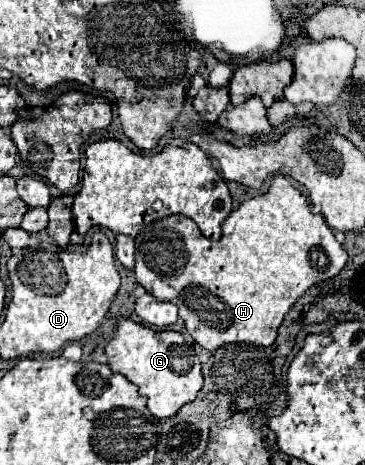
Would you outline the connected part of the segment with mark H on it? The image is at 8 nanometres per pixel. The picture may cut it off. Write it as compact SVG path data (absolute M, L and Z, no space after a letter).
M274 176L272 186L266 194L244 202L238 210L234 210L228 216L228 222L224 222L224 236L216 242L204 238L204 234L196 228L196 224L192 224L192 220L188 220L186 216L168 216L164 220L158 220L156 224L148 224L148 228L144 228L144 232L140 232L140 236L136 236L136 270L134 270L134 274L136 274L136 280L146 288L148 294L154 294L158 300L174 302L178 306L178 314L184 320L184 326L186 326L188 334L194 338L194 342L198 342L206 350L218 350L224 344L272 346L274 340L276 340L276 334L278 334L278 326L282 324L288 310L296 304L296 300L302 298L312 286L318 286L322 282L328 282L328 280L336 278L344 270L346 262L348 262L348 254L342 248L342 244L334 238L334 232L326 224L326 218L322 214L312 214L310 212L306 198L288 182L288 178Z

